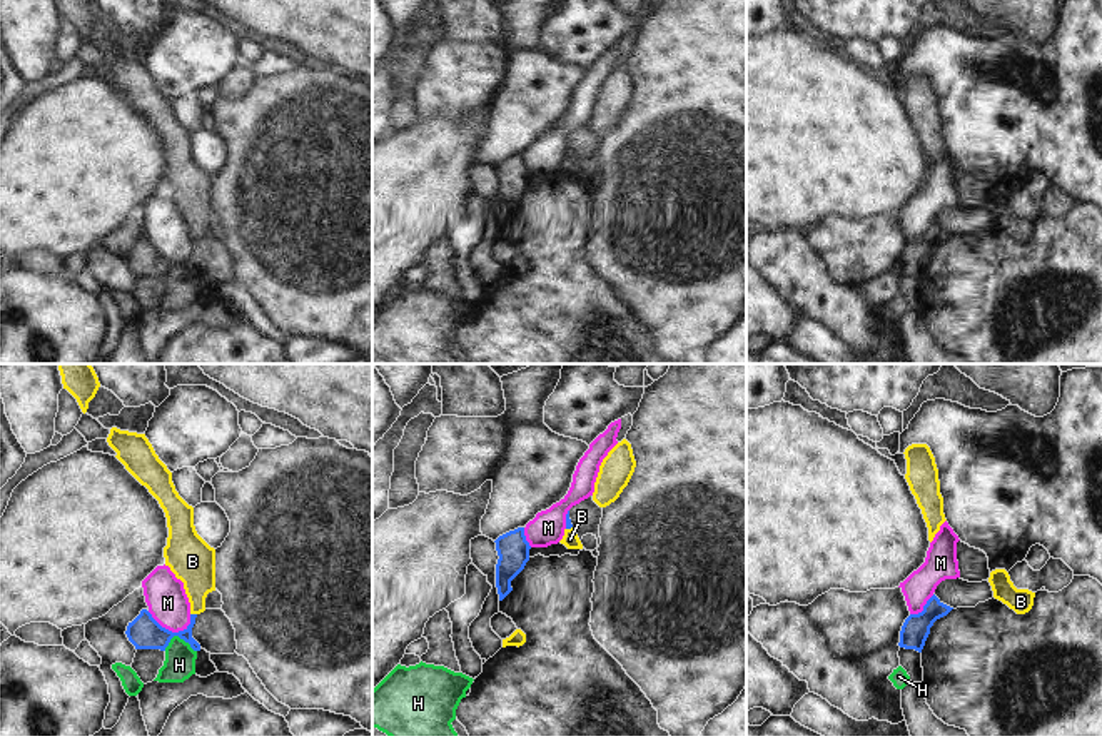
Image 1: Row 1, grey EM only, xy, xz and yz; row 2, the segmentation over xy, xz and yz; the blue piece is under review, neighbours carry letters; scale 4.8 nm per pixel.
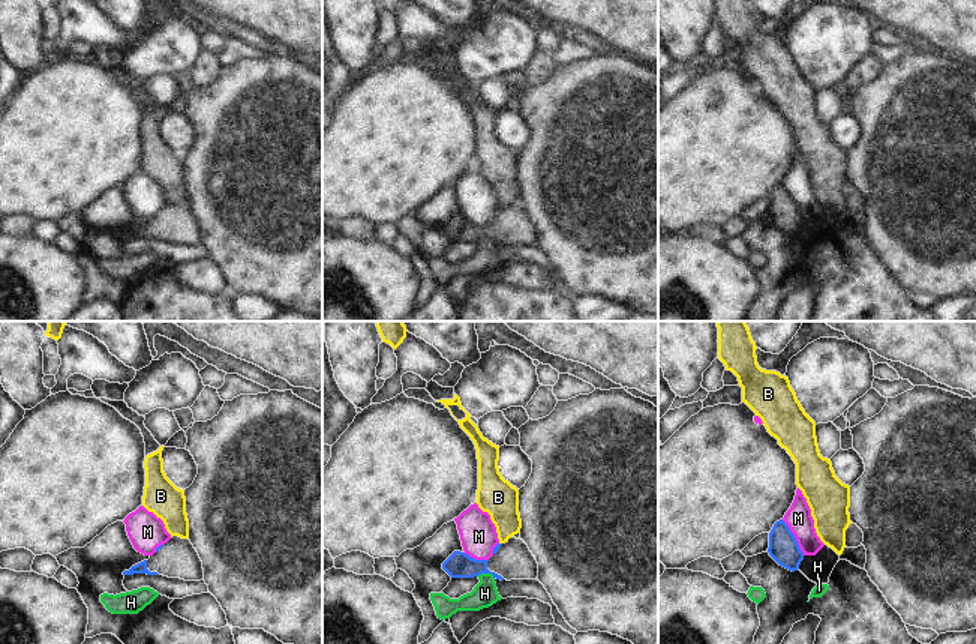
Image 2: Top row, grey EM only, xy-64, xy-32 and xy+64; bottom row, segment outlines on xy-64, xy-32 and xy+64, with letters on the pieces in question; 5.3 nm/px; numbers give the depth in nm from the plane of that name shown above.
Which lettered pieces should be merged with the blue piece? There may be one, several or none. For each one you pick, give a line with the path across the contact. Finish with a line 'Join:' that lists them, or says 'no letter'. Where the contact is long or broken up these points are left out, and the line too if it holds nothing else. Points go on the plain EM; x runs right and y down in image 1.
Join: no letter

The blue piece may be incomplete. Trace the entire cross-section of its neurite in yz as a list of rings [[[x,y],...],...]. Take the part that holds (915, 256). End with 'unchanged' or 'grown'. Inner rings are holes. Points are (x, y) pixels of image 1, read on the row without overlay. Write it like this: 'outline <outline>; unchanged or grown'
outline [[[935,220],[927,227],[923,237],[910,240],[900,257],[900,274],[922,279],[933,249],[947,242],[953,234],[943,230]]]; unchanged

